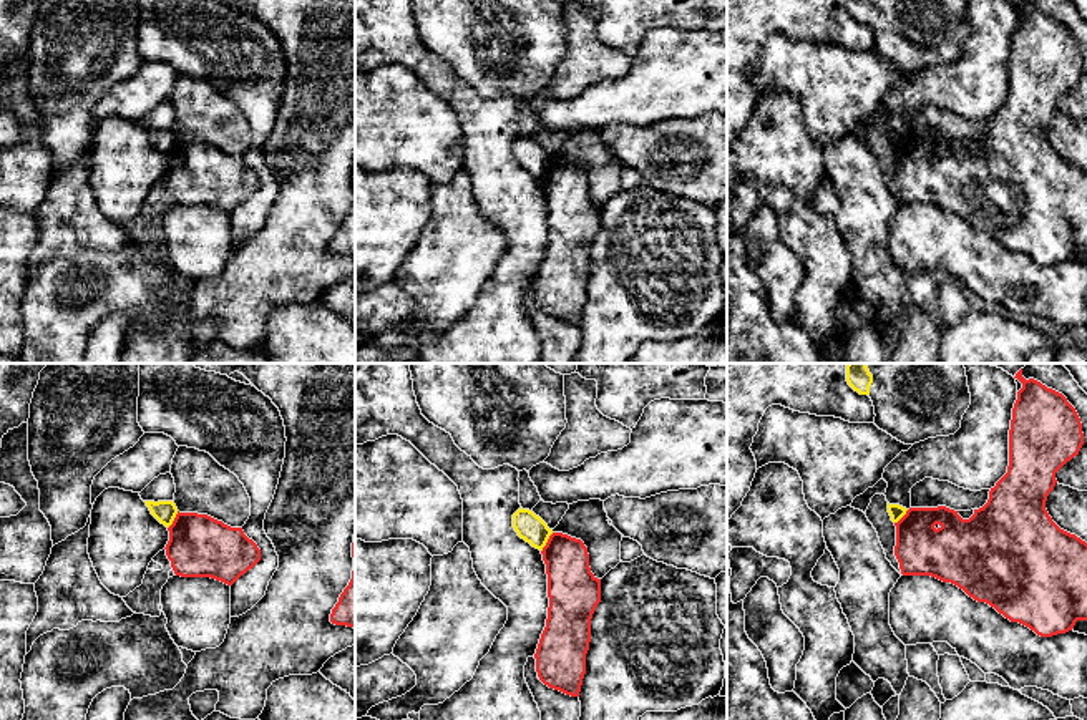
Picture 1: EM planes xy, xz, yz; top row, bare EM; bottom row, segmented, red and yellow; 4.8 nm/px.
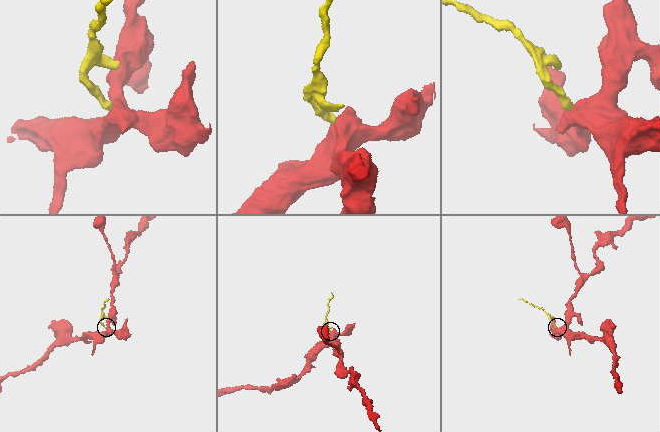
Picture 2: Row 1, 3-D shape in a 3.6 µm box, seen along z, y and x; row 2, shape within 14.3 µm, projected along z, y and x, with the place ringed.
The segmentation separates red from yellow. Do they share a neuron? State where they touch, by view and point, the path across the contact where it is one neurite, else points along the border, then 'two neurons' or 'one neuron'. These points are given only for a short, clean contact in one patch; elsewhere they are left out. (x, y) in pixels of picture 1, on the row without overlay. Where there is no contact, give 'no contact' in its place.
meets red in xz at (546, 171); border along xz (553, 161), (541, 180); two neurons

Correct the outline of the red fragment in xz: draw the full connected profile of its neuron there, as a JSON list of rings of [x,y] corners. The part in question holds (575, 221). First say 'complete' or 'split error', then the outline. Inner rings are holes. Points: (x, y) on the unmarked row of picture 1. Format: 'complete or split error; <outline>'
complete; [[[553,161],[541,179],[548,202],[548,247],[534,287],[539,309],[579,325],[591,270],[591,247],[601,231],[601,207],[589,196],[581,168]]]

